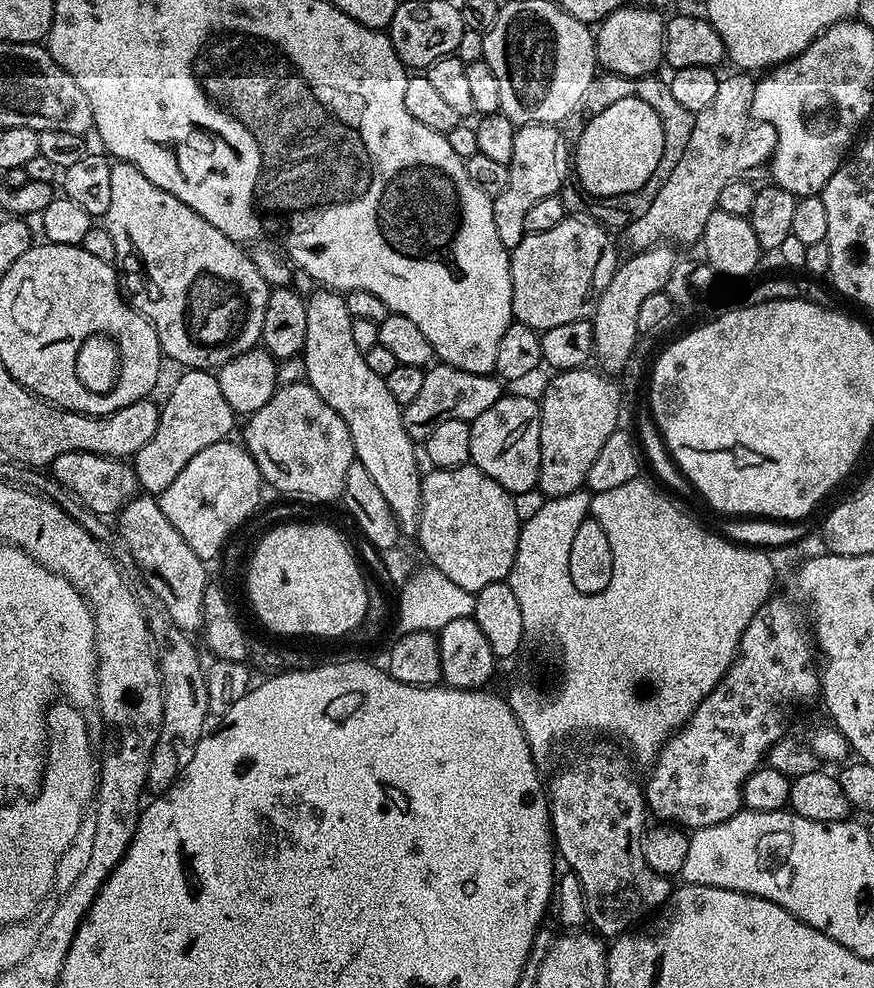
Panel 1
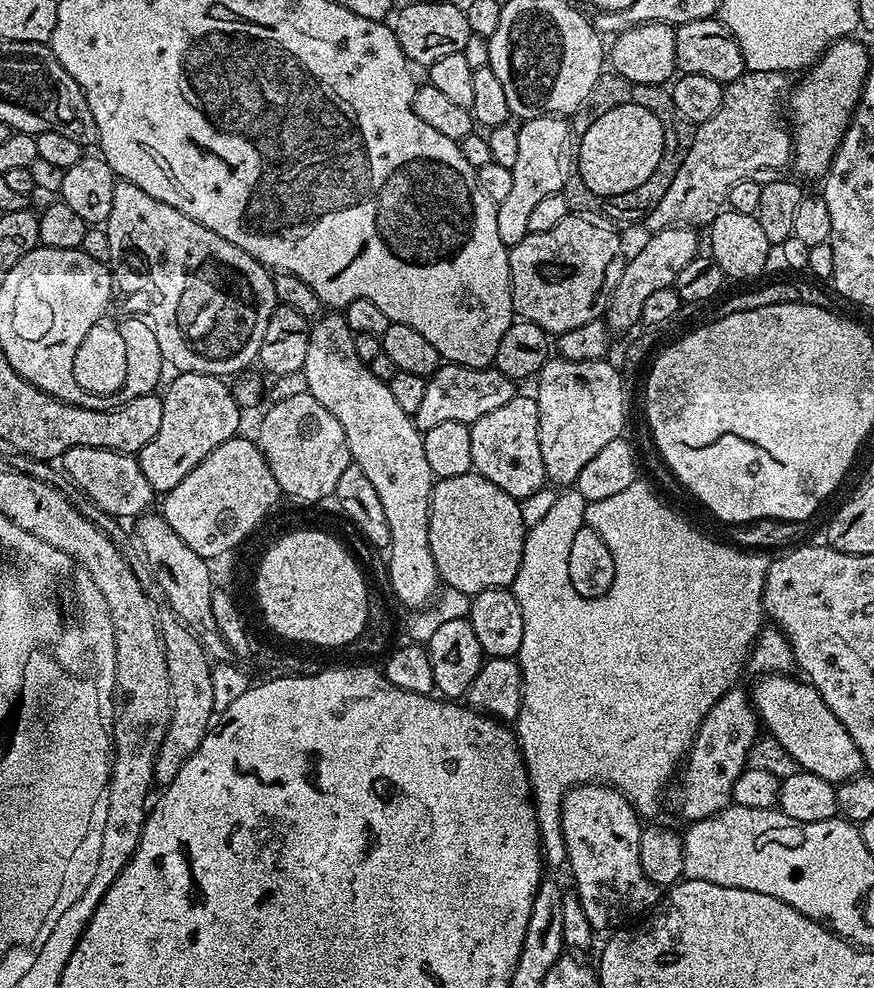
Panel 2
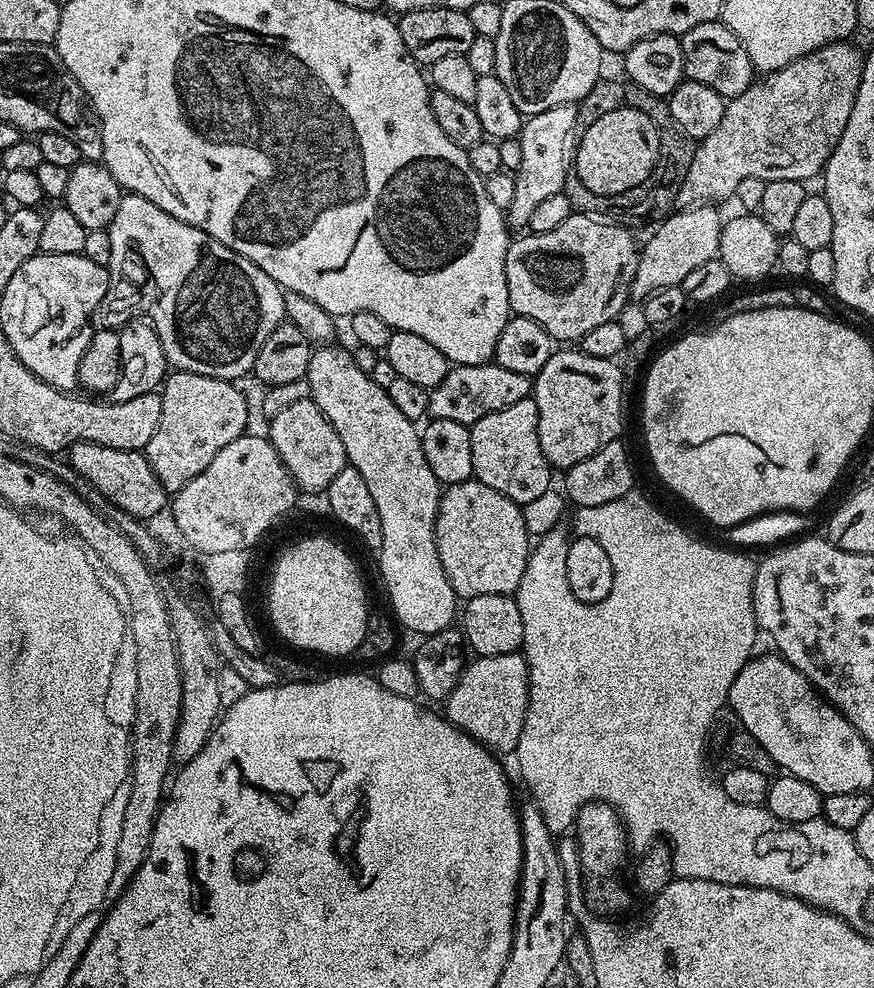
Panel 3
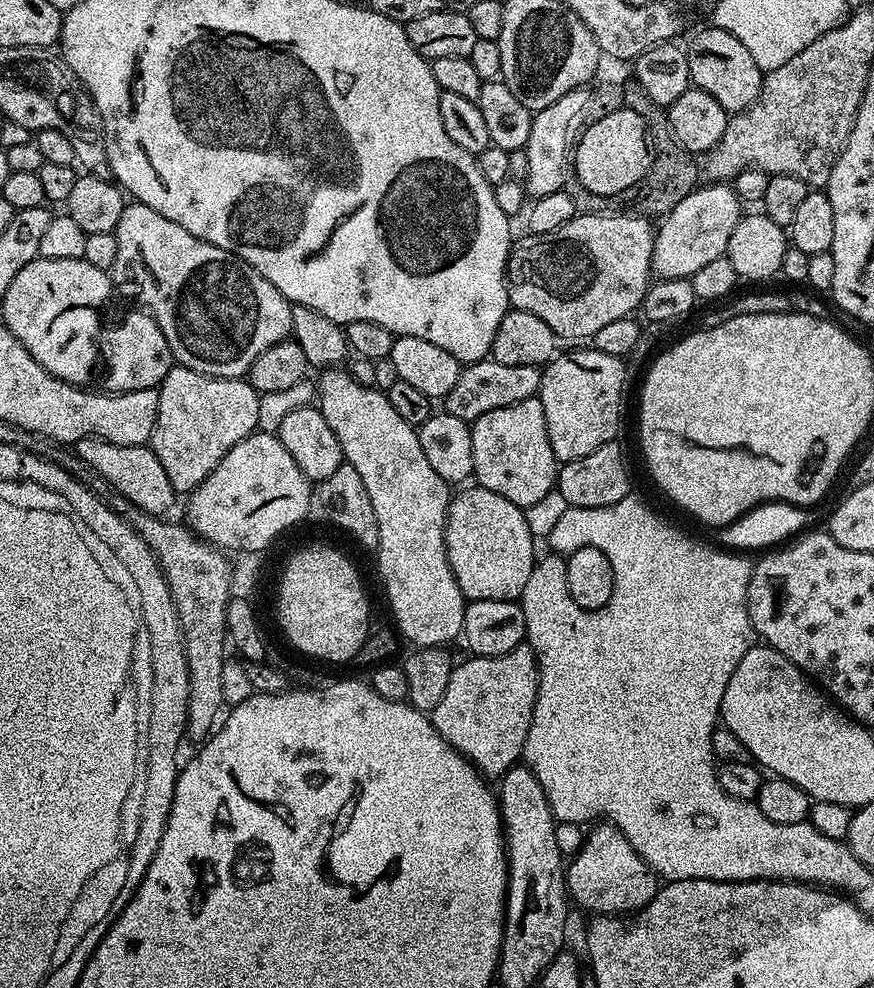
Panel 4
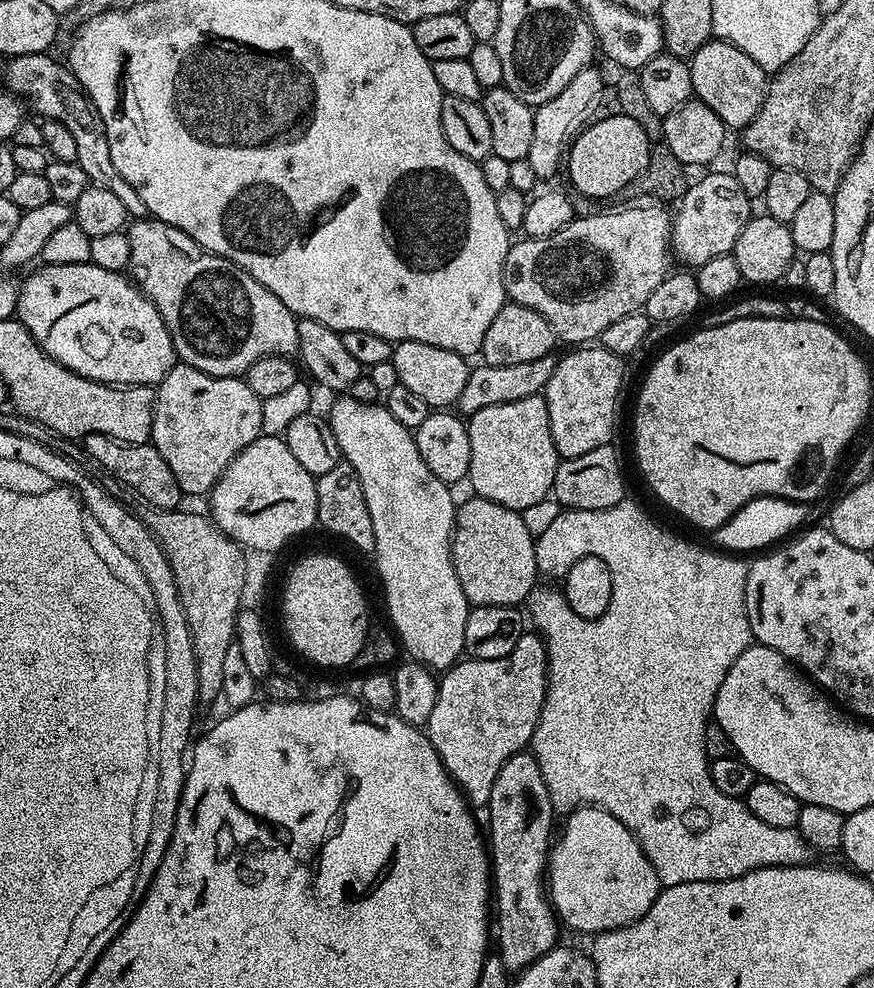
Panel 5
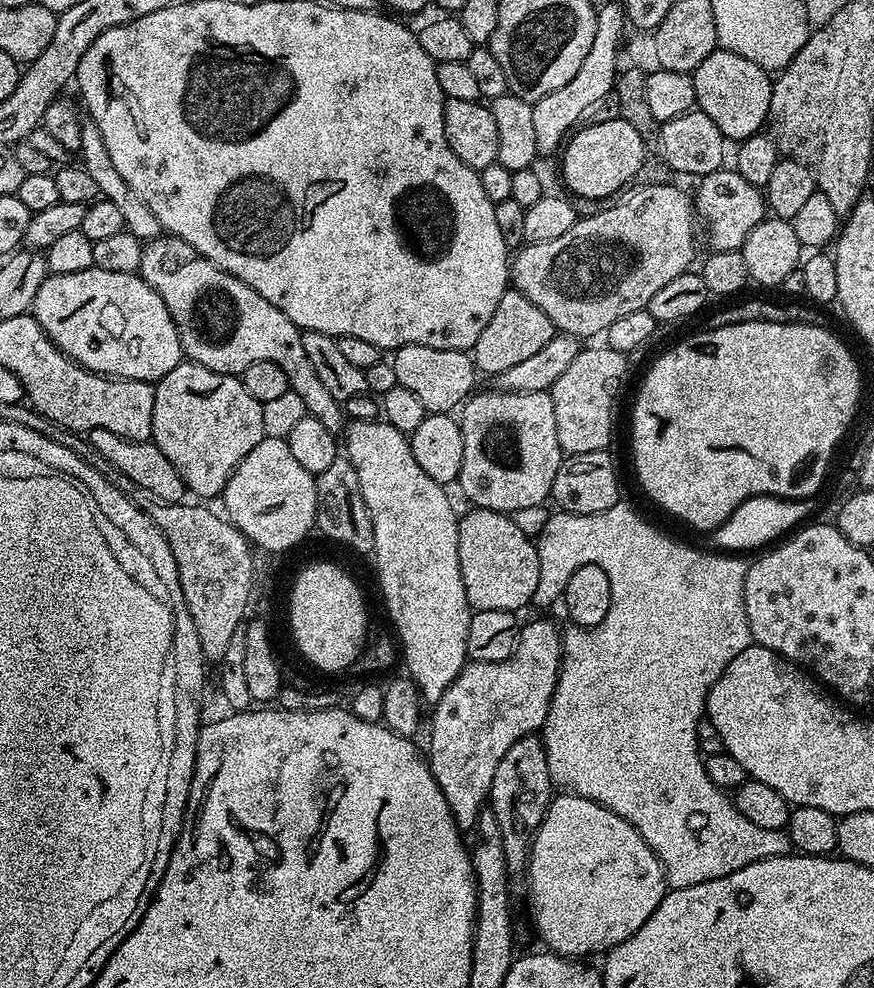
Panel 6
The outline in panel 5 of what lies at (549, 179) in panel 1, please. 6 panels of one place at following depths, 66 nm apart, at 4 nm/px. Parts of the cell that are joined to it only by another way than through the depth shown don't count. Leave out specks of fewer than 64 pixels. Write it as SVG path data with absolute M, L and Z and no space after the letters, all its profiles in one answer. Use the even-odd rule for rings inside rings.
M589 66L578 70L574 78L570 78L569 84L554 94L550 102L537 104L534 108L534 139L530 142L530 154L528 161L534 169L537 181L548 180L556 171L561 171L566 160L566 149L570 144L568 128L572 128L583 116L587 117L592 111L594 102L598 102L598 94L606 87L606 80L596 66Z

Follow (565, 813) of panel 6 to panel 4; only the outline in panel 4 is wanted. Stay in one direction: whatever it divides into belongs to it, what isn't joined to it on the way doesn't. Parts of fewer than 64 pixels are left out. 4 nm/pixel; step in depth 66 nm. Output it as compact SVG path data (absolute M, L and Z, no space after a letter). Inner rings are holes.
M611 823L597 824L600 825L585 838L576 857L573 860L571 857L566 864L566 891L571 903L592 912L588 914L639 913L656 897L658 877L655 872L649 871L649 864Z

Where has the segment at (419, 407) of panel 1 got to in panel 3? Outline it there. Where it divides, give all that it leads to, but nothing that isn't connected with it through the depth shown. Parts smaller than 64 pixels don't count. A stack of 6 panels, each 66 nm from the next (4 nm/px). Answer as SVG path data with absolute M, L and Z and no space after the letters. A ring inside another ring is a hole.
M495 362L486 364L458 364L449 367L446 378L438 382L436 388L428 393L428 416L433 420L438 418L450 418L450 422L462 422L471 426L478 422L478 418L485 416L487 412L494 410L506 410L506 406L514 406L514 402L522 402L529 399L532 394L533 377L526 374L514 374L514 370L506 370L506 366Z

